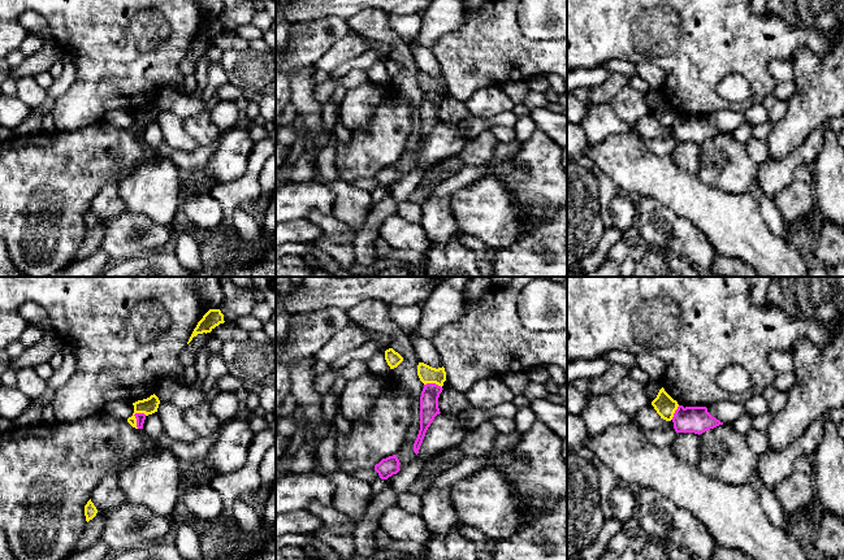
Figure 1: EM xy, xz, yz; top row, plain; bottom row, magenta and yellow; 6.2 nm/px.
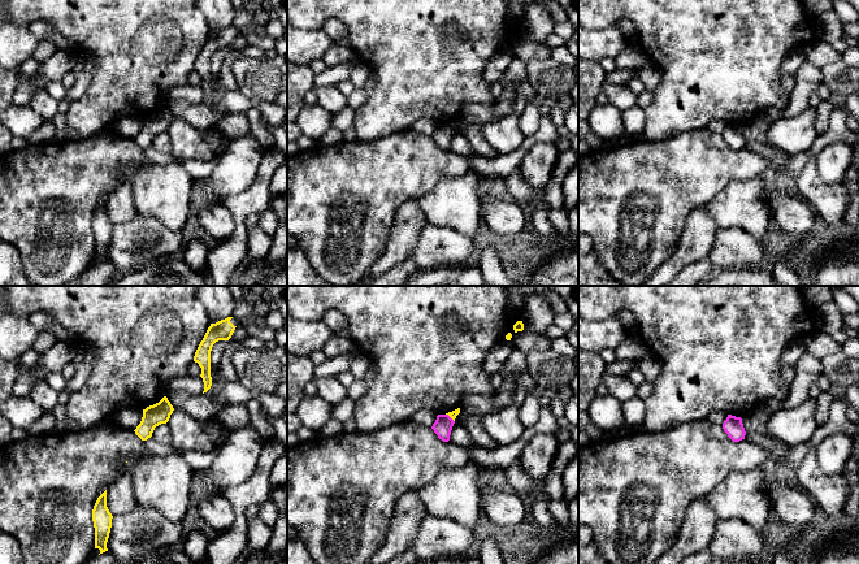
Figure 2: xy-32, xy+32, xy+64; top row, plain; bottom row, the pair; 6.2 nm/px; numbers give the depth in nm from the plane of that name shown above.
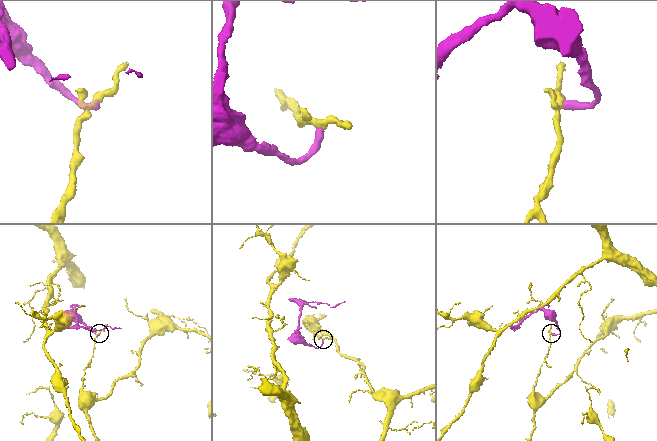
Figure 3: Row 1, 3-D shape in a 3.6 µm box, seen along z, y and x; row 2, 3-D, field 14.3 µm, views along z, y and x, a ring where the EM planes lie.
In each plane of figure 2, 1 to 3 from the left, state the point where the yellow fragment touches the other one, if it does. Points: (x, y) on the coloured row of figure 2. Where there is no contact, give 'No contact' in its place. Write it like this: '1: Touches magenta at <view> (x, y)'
1: No contact
2: Touches magenta at xy+32 (450, 417)
3: No contact

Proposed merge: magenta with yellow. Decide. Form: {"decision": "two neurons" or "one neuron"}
{"decision": "two neurons"}

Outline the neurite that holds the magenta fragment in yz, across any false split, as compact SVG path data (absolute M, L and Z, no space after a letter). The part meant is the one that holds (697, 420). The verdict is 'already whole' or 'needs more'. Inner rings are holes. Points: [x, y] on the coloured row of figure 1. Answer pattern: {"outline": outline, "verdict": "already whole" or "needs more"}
{"outline": "M679 405L672 417L676 433L702 434L710 429L723 425L713 417L706 407L683 407Z", "verdict": "already whole"}

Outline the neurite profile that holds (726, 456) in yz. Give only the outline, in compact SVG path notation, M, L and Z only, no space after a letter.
M723 424L700 434L700 448L701 457L694 468L730 486L746 485L758 468L759 456L732 425Z

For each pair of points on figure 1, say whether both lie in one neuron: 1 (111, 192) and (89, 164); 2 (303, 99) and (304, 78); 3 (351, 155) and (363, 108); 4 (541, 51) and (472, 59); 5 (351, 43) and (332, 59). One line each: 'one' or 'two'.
1: two
2: one
3: two
4: one
5: one

